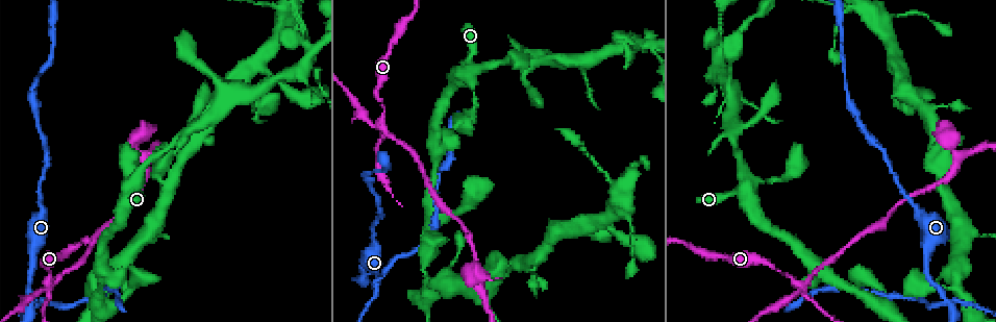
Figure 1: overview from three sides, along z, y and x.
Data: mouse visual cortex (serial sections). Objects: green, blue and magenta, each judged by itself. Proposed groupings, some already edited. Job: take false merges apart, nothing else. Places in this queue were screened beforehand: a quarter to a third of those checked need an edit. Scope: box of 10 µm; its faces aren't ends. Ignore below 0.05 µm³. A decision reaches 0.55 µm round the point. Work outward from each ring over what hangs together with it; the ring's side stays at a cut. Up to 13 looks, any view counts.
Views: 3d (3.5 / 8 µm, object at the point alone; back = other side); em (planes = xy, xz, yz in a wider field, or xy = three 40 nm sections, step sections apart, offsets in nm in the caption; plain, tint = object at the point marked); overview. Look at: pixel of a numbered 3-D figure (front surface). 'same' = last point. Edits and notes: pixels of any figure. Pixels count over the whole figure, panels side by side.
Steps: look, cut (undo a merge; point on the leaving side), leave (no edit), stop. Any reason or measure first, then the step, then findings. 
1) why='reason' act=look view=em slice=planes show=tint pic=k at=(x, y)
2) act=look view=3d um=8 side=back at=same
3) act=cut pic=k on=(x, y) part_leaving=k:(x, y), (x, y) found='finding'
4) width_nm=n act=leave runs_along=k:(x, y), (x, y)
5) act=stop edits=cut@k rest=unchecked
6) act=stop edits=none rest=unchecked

why='four or more arms meet' act=look view=3d um=3.5 side=back pic=1 at=(465, 70)

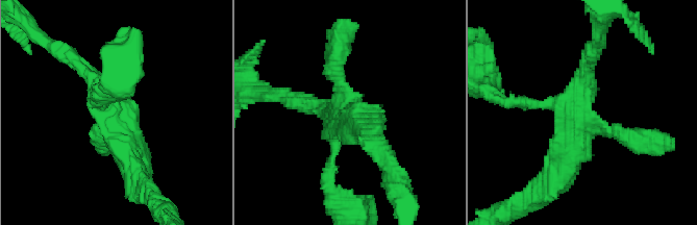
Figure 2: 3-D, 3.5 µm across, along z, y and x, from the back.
arms=4 arm_widths_nm=200,300,300,400 act=look view=em slice=xy step=1 show=tint pic=2 at=(583, 126)

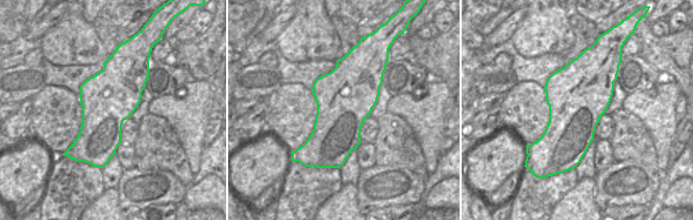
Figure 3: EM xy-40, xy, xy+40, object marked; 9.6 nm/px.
act=leave found='continuous, no second cell'

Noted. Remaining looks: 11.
act=look view=3d um=3.5 pic=1 at=(381, 125)

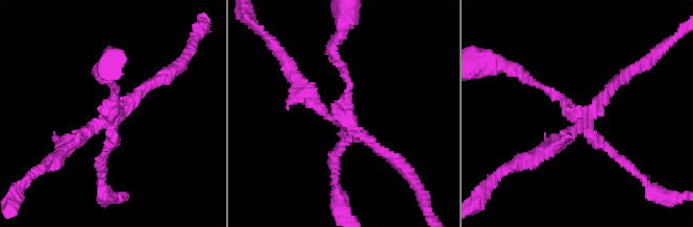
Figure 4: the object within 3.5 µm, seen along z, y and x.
arms=4 arm_widths_nm=100,150,200,200 why='need the tissue' act=look view=em slice=xy step=5 show=tint pic=4 at=(579, 112)

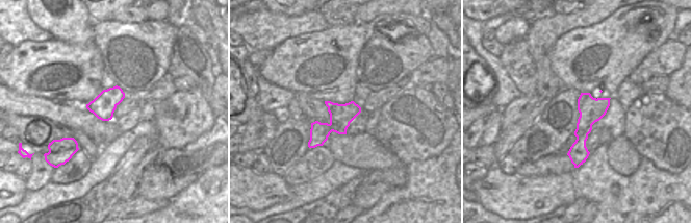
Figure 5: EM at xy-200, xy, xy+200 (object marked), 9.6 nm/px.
act=cut pic=4 on=(314, 93) part_leaving=4:(345, 118), (354, 131), (406, 171) found='a second cell is stuck on'

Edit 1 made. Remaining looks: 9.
why='see it whole again' act=look view=overview

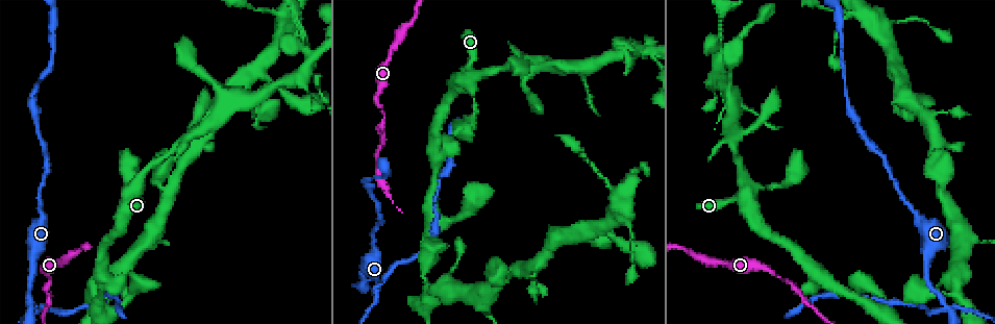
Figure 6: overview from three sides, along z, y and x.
why='a narrow waist' act=look view=3d um=3.5 pic=6 at=(193, 132)

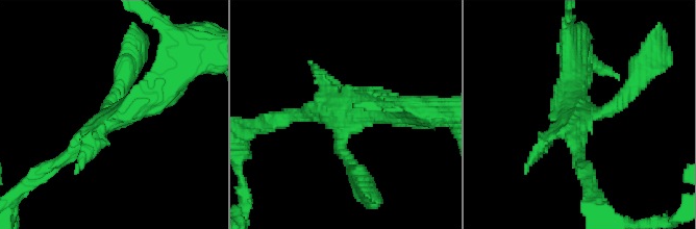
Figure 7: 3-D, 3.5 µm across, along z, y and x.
act=look view=em slice=xy step=2 show=tint pic=7 at=(344, 114)

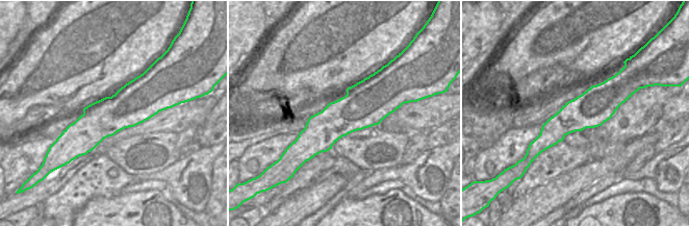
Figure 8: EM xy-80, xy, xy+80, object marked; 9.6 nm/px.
width_nm=440 act=leave runs_along=8:(623, 89), (532, 145) found='all the same cell'

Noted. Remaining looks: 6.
why='small branch off a trunk' act=look view=3d um=3.5 pic=6 at=(295, 80)

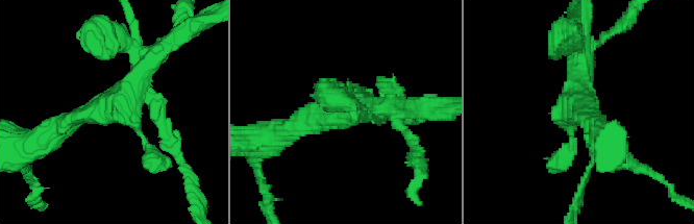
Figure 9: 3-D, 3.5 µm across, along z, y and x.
why='now the EM' act=look view=em slice=xy step=3 show=tint pic=9 at=(114, 104)

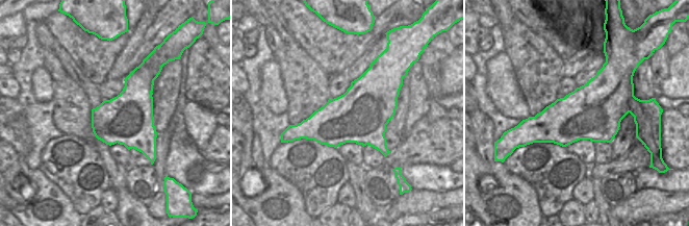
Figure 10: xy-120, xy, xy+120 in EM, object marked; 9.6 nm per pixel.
act=cut pic=9 on=(108, 46) found='two cells meet here'

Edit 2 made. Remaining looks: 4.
act=look view=overview

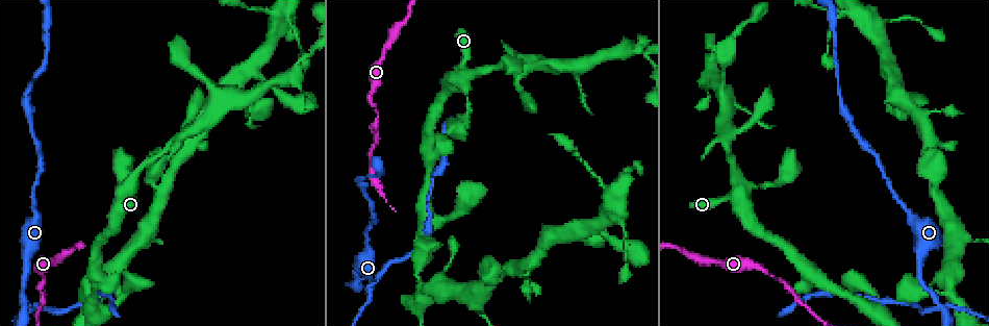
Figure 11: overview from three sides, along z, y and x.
why='sharp bend' act=look view=3d um=8 side=back pic=11 at=(938, 302)

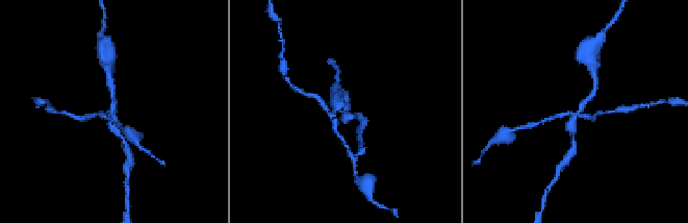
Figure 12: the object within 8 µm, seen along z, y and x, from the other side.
why='closer look' act=look view=3d um=3.5 side=back at=same

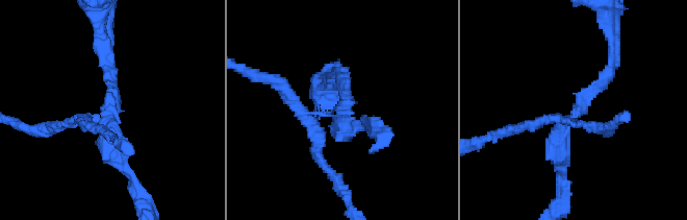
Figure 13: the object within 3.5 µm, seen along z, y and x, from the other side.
arms=4 arm_widths_nm=150,150,200,300 act=look view=em slice=xy step=1 show=tint pic=13 at=(104, 114)

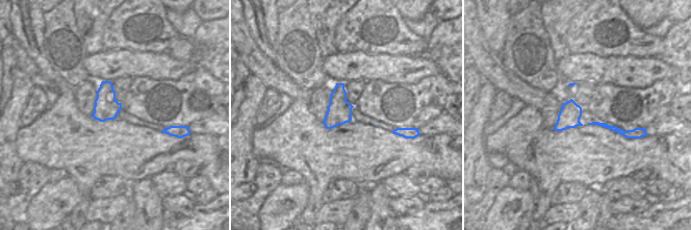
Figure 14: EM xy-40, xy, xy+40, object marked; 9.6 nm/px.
width_nm=240 act=cut pic=13 on=(314, 150) part_leaving=13:(326, 113), (307, 121), (288, 94), (253, 76) found='a second cell is stuck on'

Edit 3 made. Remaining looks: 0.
act=stop edits=cut@4,cut@9,cut@13 rest=unchecked

